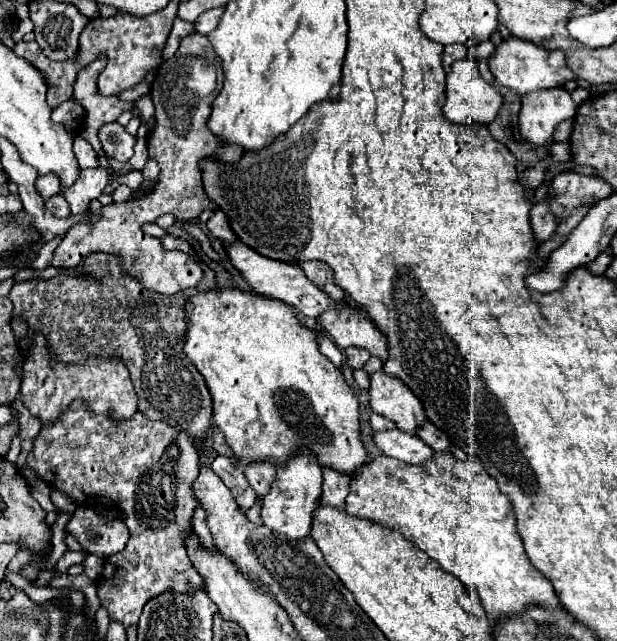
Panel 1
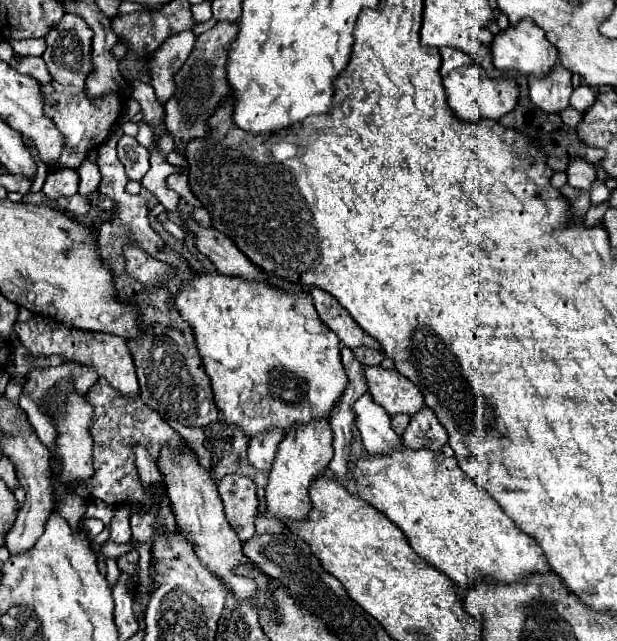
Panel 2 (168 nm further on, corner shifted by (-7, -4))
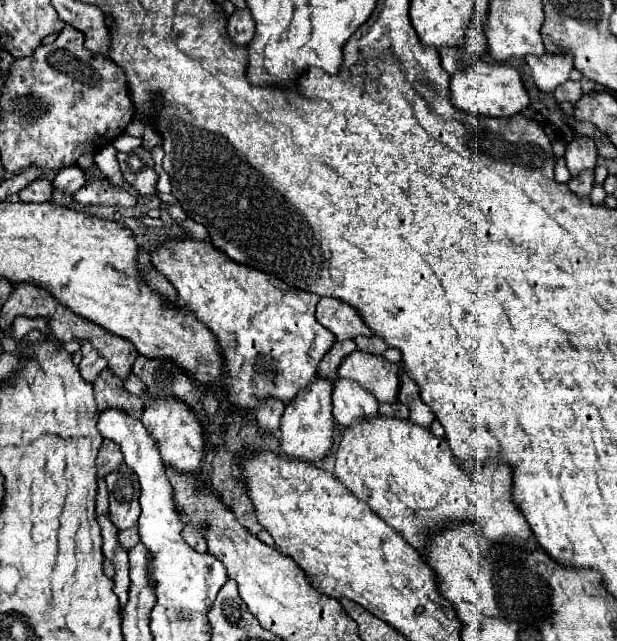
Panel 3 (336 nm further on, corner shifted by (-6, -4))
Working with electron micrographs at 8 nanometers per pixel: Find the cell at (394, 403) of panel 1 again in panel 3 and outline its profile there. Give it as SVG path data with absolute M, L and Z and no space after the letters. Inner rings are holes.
M355 350L341 362L339 376L357 382L379 402L397 402L401 386L399 364L387 362L383 356L371 356L367 352Z

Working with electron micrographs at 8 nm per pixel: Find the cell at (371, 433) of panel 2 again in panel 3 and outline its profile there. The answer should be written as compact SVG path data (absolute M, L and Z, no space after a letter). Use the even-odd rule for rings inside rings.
M339 380L333 386L333 416L339 424L351 426L357 420L375 418L379 414L379 402L375 396L369 396L367 390L351 380Z

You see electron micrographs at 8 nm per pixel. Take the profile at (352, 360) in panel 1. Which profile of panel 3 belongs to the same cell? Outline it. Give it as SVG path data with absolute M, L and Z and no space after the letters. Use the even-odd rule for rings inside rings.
M359 336L355 338L355 344L361 352L367 352L367 354L375 354L375 356L381 356L385 350L387 350L387 344L379 338L379 336Z

